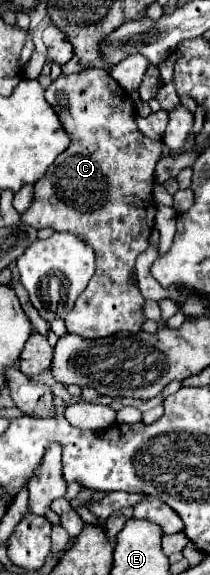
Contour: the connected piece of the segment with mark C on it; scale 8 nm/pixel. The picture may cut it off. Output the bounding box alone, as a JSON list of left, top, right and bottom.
[22,68,164,338]

